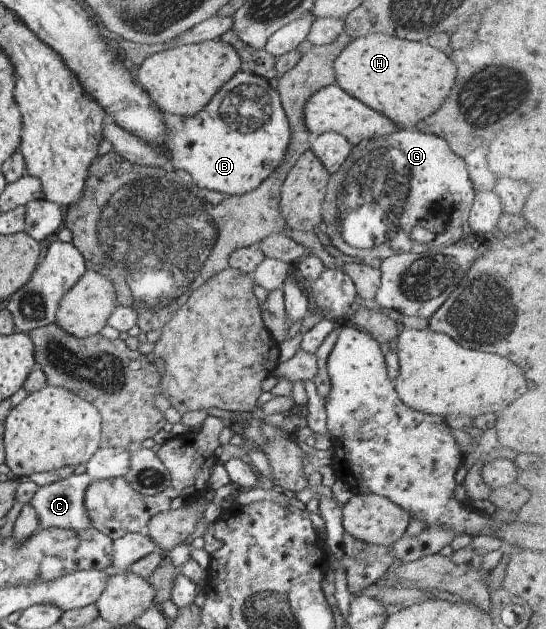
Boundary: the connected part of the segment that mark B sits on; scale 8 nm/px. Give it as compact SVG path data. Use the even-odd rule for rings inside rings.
M239 69L223 84L215 97L197 115L181 116L165 113L167 149L175 170L187 171L202 192L213 189L230 196L255 191L283 163L291 143L291 127L280 101L280 95L265 78Z

